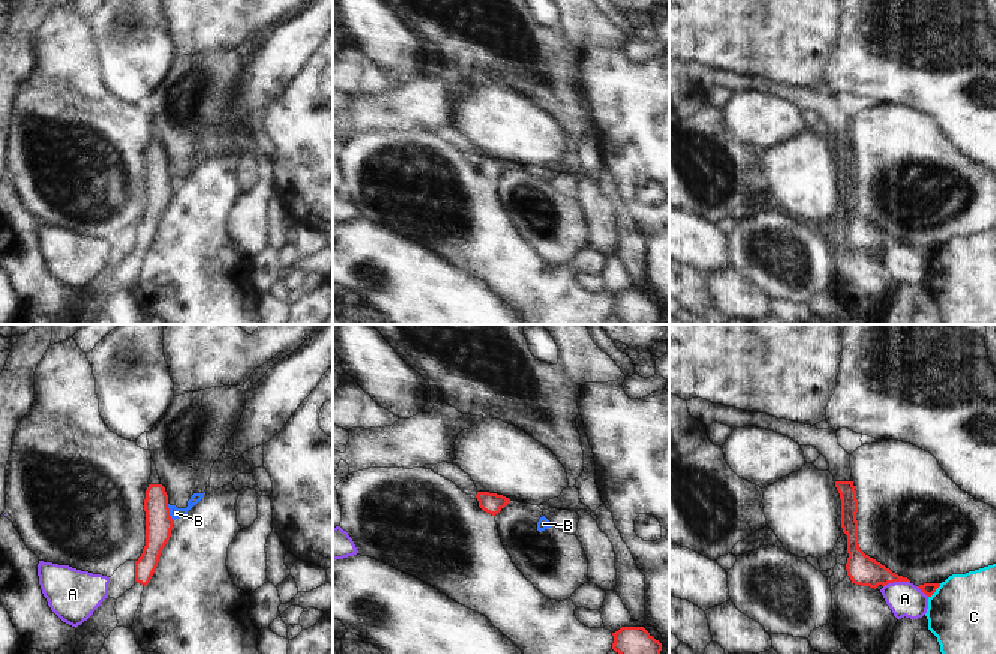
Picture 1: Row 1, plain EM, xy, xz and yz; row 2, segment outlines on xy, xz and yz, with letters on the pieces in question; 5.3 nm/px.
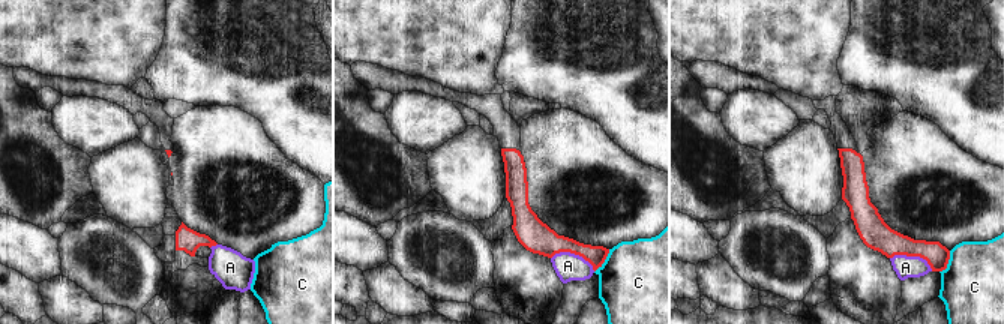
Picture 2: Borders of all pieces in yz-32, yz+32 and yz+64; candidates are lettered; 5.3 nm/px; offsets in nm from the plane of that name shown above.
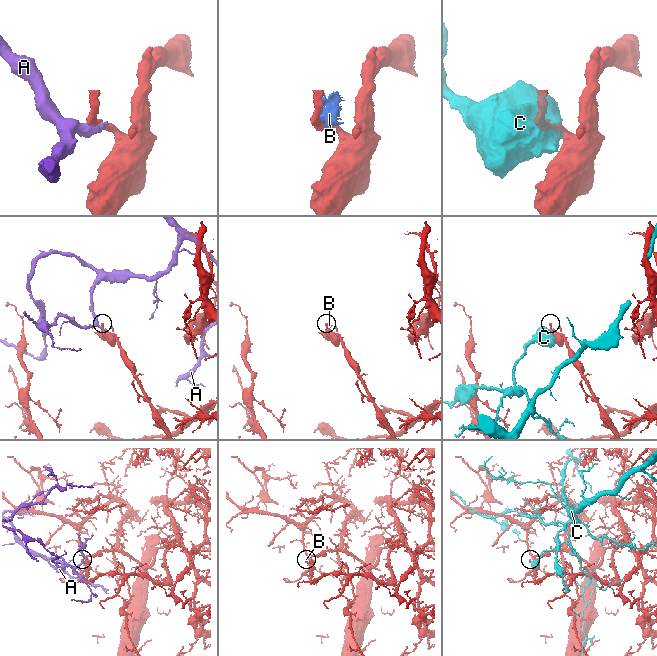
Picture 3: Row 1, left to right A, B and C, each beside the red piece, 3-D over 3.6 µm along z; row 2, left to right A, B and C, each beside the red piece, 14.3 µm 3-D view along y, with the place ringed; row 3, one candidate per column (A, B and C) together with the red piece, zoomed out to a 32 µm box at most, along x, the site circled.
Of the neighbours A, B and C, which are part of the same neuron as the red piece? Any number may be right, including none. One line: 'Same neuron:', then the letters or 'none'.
Same neuron: none

